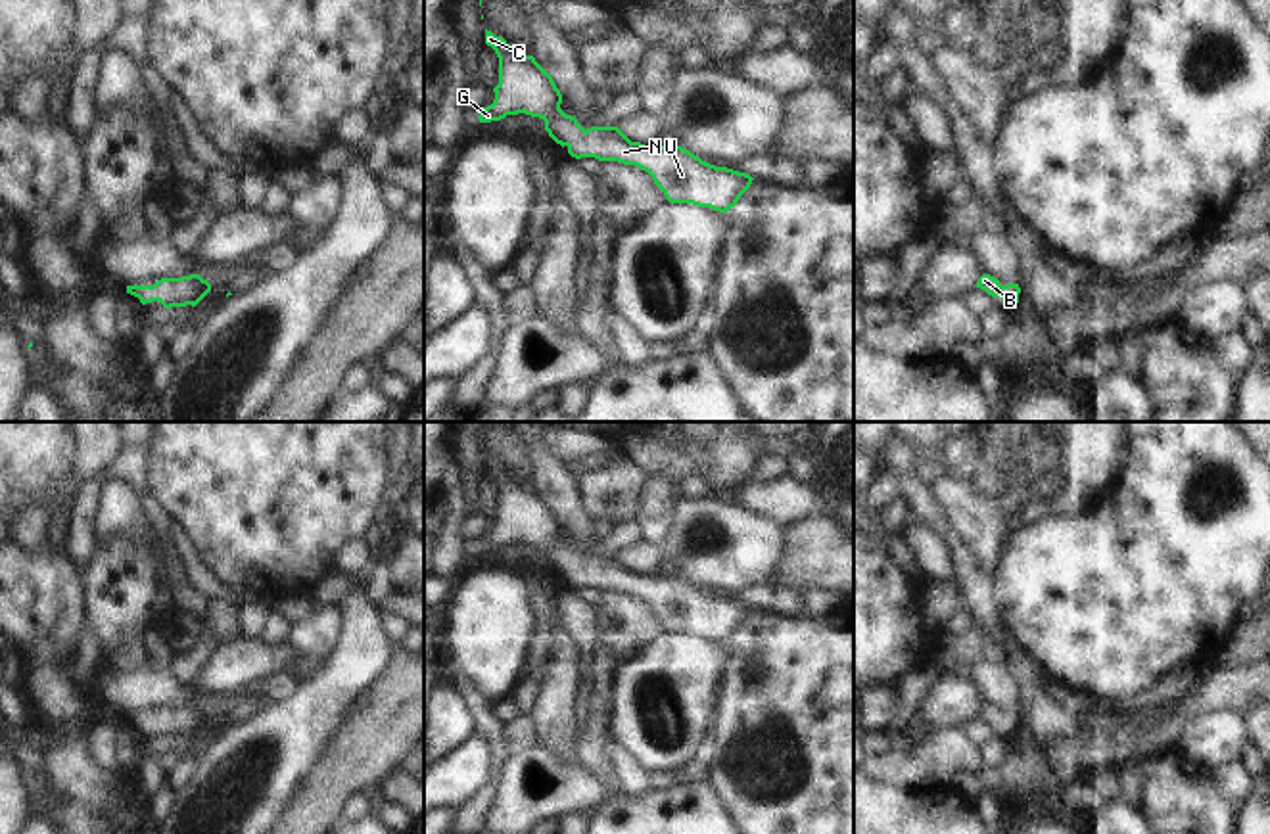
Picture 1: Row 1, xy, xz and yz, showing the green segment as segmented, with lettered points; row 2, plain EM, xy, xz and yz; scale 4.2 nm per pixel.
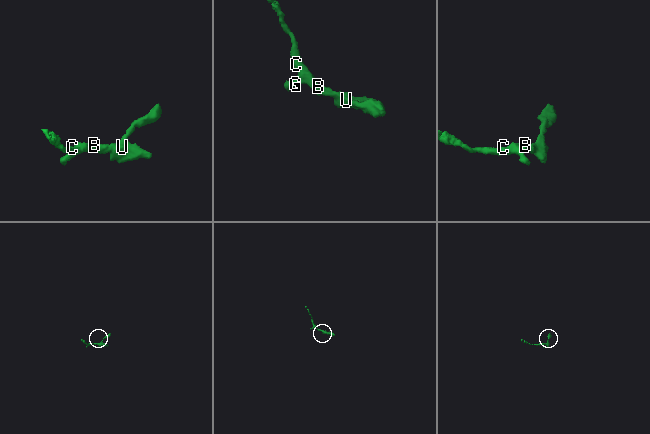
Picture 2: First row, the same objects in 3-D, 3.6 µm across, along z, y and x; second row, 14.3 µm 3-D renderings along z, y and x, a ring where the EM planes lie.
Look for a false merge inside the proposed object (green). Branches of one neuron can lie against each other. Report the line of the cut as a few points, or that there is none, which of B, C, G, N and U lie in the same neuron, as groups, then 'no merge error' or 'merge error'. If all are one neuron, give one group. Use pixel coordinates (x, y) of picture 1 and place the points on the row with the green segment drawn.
no cut; B C G N U; no merge error

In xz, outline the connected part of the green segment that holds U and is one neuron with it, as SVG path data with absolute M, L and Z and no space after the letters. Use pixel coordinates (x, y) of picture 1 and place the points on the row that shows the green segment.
M485 29L485 44L499 58L495 100L480 109L480 123L526 113L545 121L549 136L576 159L595 157L647 171L671 203L693 203L727 213L750 188L752 176L716 167L681 146L645 146L631 142L618 127L583 128L560 109L562 94L553 77L535 61Z

